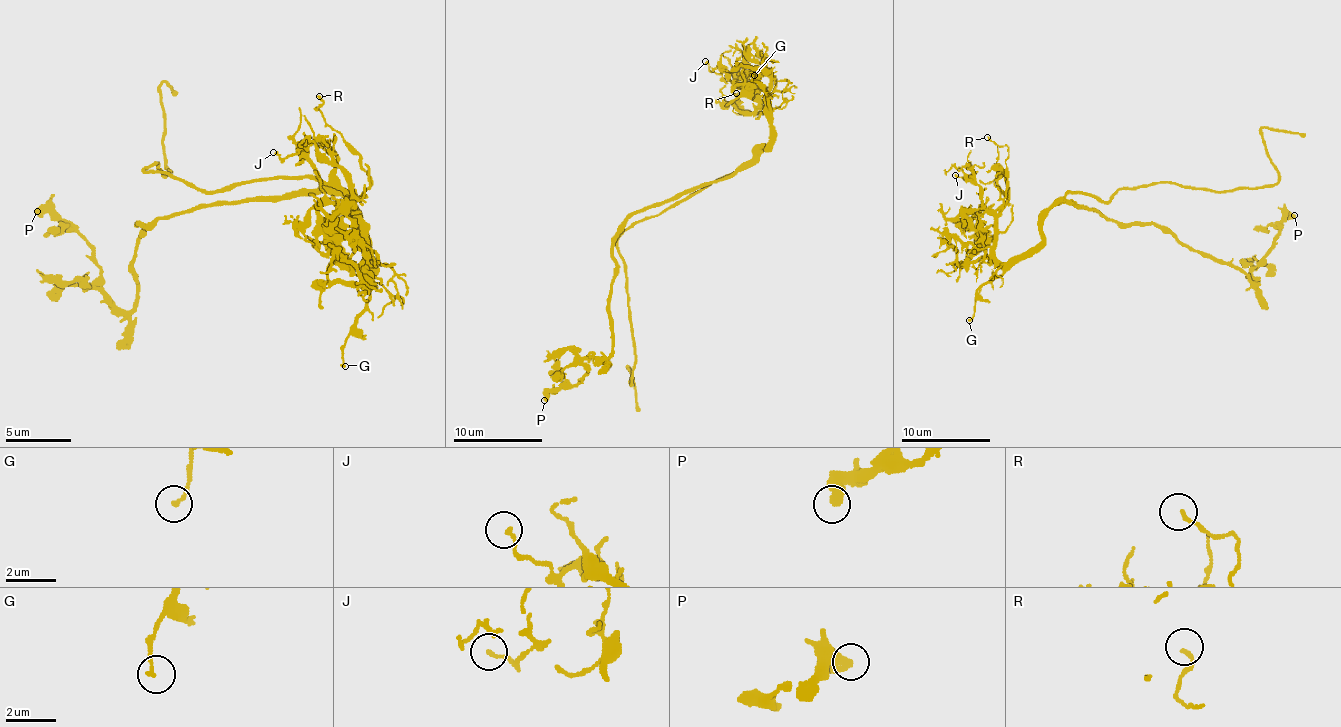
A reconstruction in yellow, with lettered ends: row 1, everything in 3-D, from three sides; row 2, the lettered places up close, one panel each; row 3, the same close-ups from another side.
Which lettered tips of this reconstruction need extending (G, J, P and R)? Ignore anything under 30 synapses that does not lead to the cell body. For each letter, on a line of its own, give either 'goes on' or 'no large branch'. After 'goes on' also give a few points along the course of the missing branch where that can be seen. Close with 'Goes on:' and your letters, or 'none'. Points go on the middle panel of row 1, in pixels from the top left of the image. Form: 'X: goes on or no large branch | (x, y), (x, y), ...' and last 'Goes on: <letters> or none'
G: no large branch
J: no large branch
P: no large branch
R: no large branch
Goes on: none

